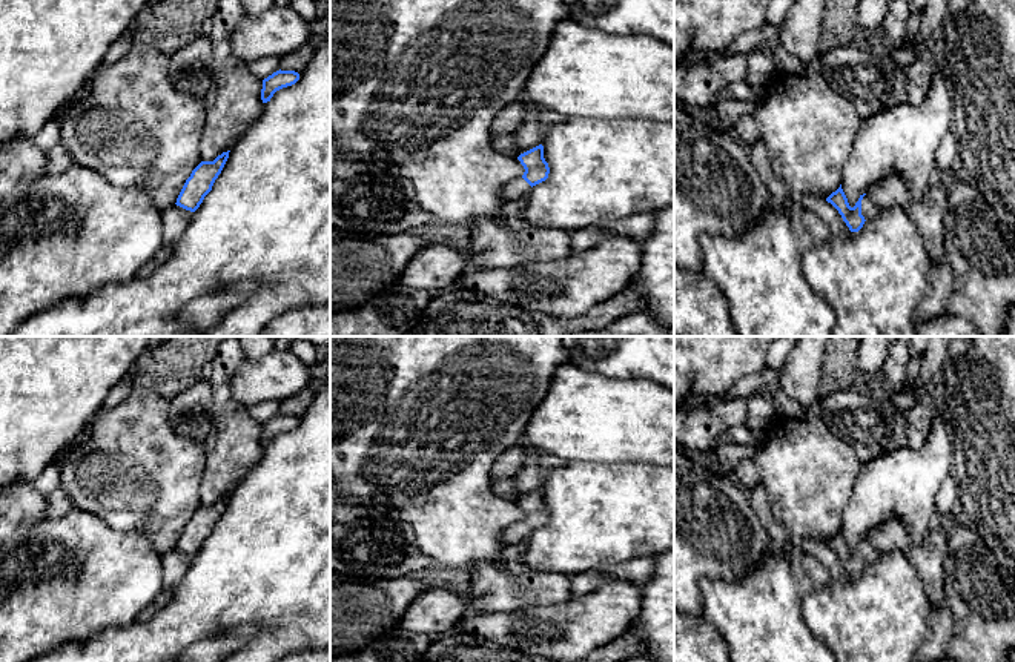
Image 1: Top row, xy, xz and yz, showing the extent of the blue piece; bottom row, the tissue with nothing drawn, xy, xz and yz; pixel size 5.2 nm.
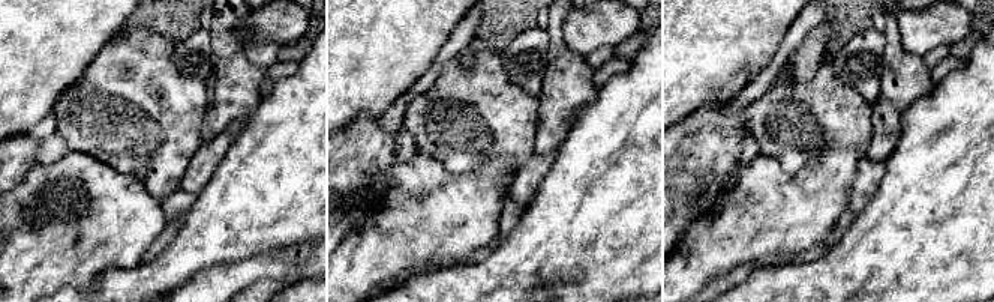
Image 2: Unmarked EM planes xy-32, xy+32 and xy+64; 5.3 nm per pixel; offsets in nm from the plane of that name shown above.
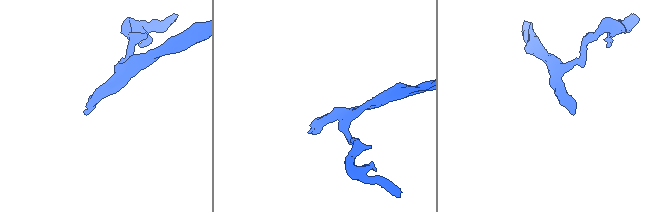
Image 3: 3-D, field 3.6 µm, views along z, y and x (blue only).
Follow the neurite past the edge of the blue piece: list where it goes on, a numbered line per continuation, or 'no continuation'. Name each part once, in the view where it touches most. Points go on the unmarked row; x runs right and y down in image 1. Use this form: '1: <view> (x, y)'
1: yz (869, 555)

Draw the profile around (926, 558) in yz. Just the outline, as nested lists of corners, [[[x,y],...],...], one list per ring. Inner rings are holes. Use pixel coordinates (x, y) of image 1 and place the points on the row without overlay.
[[[889,519],[869,531],[866,539],[880,553],[901,550],[918,571],[932,608],[944,604],[946,531],[929,530],[921,544],[911,539],[909,528],[900,519]]]

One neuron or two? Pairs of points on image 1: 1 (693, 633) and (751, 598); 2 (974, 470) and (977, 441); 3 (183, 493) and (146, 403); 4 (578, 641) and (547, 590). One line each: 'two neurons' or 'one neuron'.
1: two neurons
2: one neuron
3: one neuron
4: two neurons

